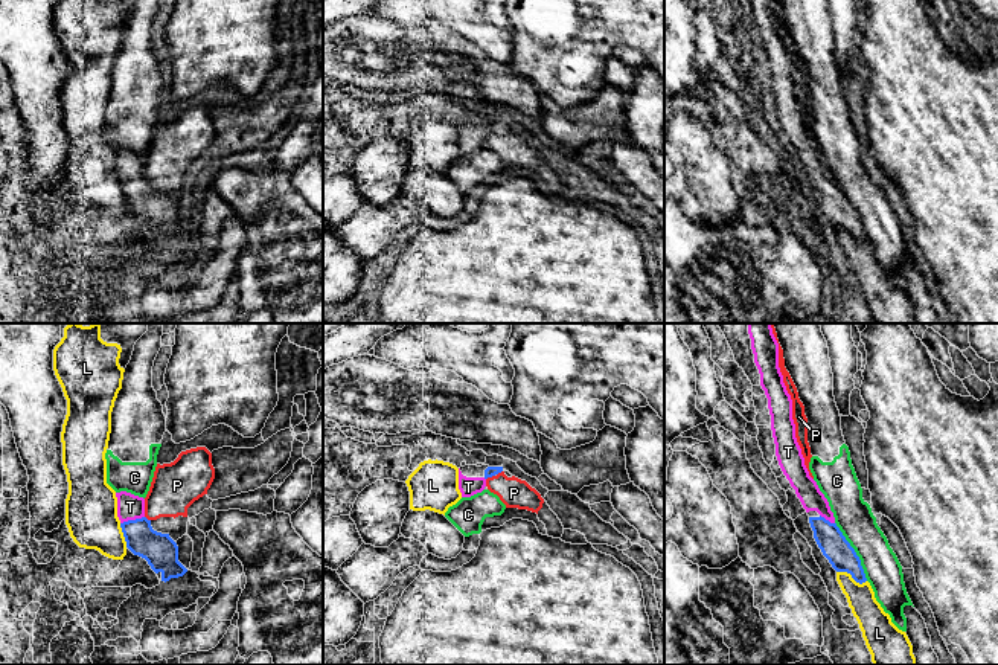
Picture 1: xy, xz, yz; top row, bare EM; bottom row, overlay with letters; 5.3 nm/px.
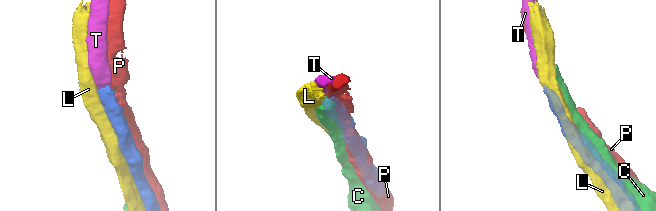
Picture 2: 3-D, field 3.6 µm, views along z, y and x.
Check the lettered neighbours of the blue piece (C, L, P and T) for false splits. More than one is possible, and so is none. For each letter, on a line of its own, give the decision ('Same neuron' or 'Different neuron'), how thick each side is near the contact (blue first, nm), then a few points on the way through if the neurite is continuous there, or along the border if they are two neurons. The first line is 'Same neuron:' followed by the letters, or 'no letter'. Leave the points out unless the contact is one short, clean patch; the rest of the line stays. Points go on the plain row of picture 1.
Same neuron: T
C: Different neuron. Thickness 150 nm (blue) against 200 nm
L: Different neuron. Thickness 150 nm (blue) against 150 nm
P: Different neuron. Thickness 60 nm (blue) against 160 nm
T: Same neuron. Thickness 180 nm (blue) against 140 nm. Path across: xy (160, 209), (131, 179), (130, 165)

